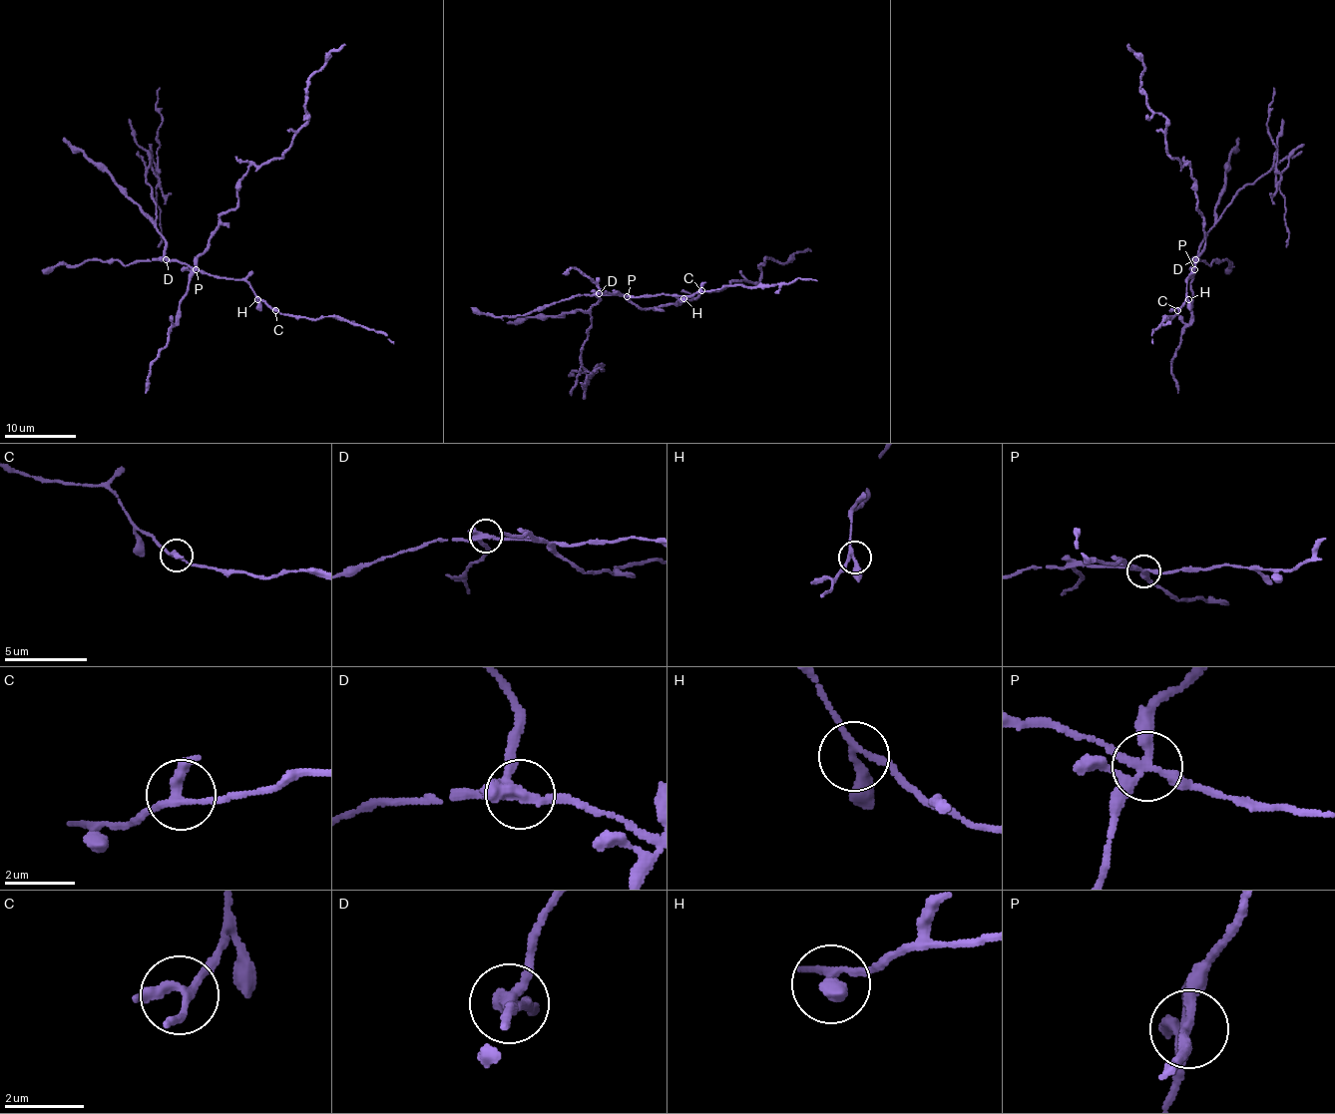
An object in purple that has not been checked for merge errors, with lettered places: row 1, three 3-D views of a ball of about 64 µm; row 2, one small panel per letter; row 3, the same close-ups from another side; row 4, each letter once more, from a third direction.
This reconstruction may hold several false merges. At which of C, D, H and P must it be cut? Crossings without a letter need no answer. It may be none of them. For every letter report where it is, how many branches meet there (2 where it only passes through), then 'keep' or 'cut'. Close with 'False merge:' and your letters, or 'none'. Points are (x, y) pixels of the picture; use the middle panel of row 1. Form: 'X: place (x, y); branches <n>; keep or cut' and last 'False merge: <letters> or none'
C: place (701, 290); branches 3; keep
D: place (599, 293); branches 3; cut
H: place (683, 298); branches 3; keep
P: place (627, 296); branches 5; cut
False merge: D, P

